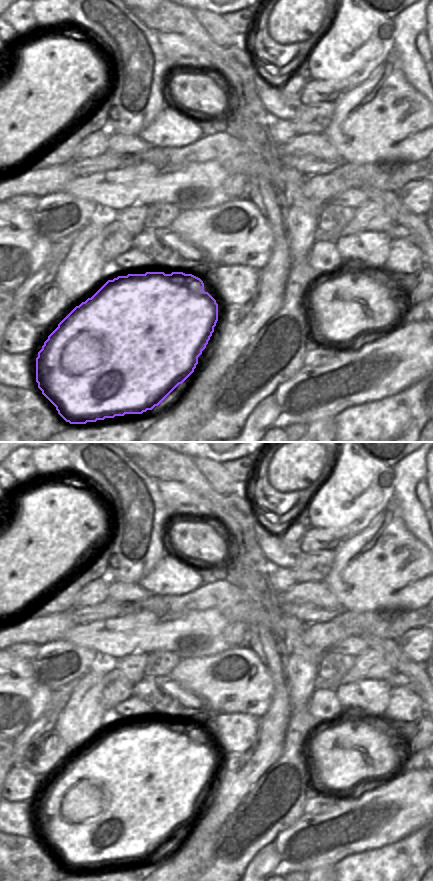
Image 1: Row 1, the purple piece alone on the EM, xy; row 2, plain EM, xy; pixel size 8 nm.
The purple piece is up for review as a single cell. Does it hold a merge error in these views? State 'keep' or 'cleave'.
cleave

